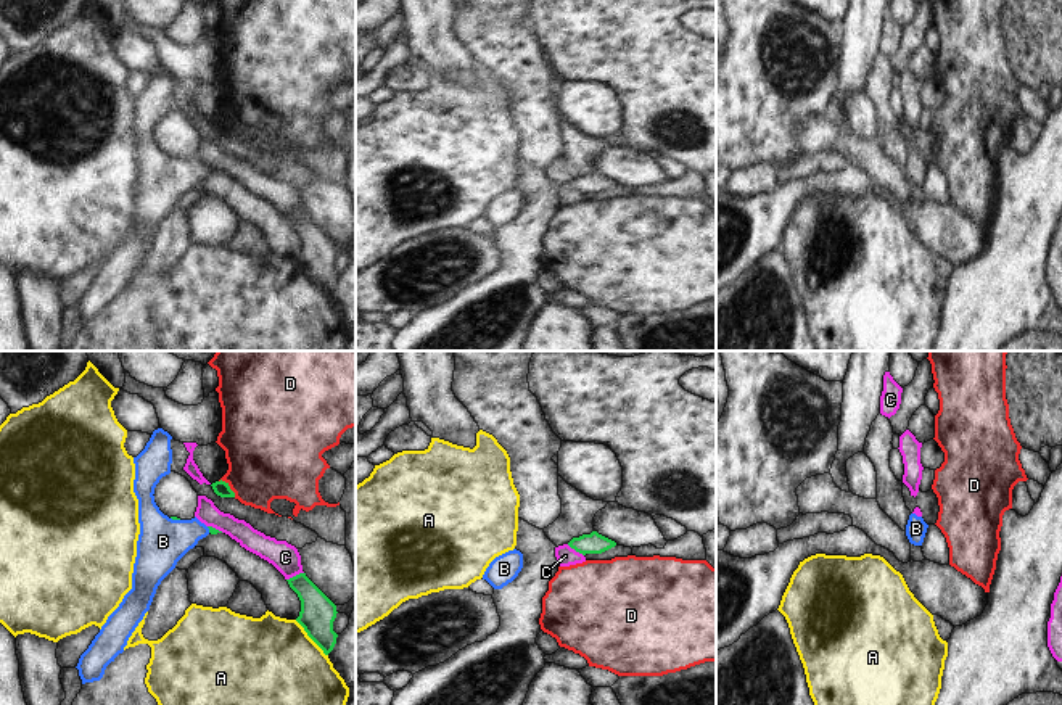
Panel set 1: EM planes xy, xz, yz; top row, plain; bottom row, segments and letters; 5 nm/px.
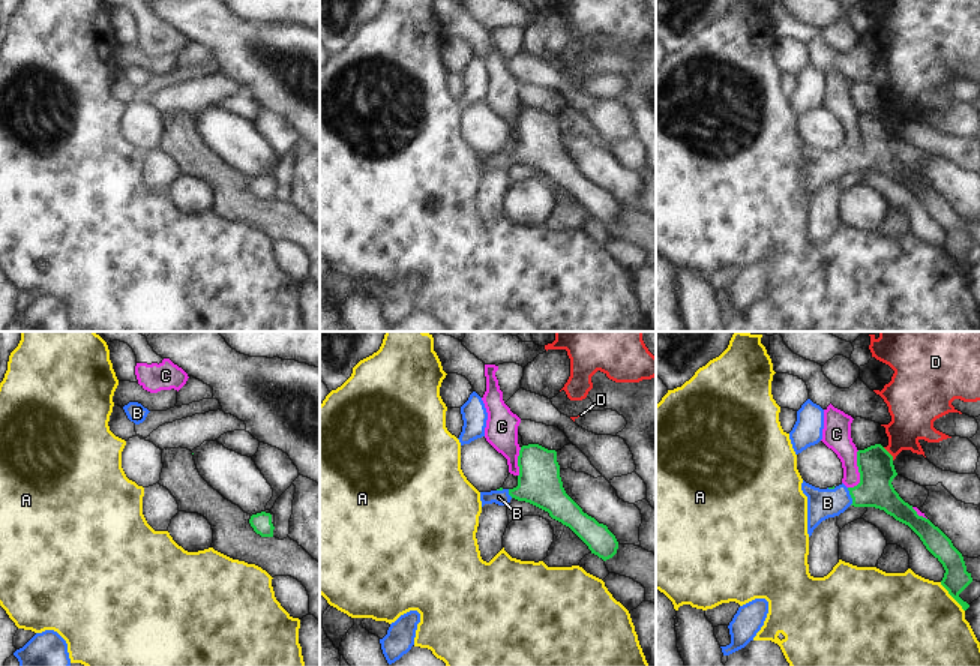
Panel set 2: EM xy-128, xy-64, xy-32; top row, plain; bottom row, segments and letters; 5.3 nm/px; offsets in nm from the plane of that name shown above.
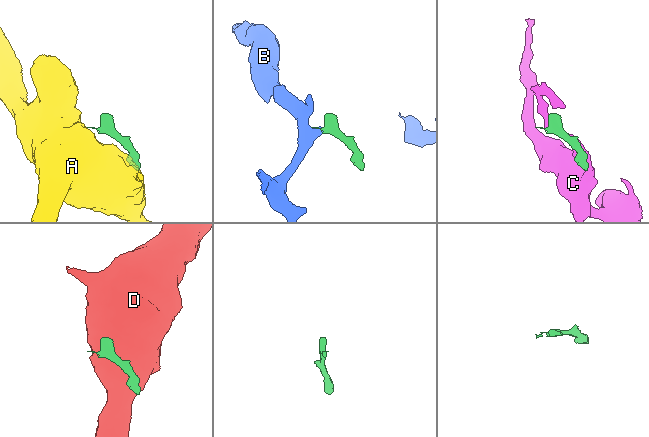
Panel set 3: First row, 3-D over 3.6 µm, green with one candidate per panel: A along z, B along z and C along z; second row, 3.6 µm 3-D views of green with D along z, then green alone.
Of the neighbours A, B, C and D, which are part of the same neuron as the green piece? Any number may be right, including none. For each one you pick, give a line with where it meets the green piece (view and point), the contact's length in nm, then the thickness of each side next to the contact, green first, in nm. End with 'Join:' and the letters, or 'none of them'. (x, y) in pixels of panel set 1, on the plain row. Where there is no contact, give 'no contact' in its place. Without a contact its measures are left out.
B: contact xy (176, 158); length 50 nm; calibres 20 and 240 nm
Join: B

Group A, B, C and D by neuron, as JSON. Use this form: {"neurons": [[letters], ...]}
{"neurons": [["A"], ["B"], ["C"], ["D"]]}

